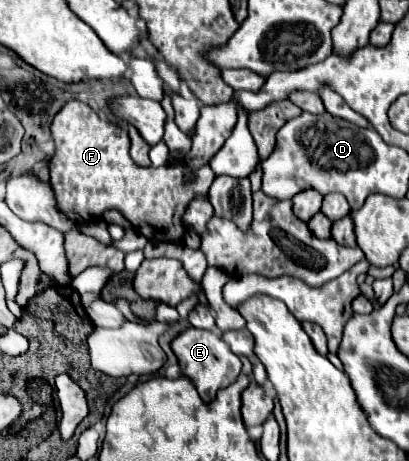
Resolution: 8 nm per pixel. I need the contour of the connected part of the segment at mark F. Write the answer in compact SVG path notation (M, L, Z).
M71 100L65 104L63 110L57 112L55 120L51 122L51 134L55 140L55 156L47 162L49 166L49 184L53 188L53 196L57 200L57 208L73 222L83 224L89 218L101 216L105 210L115 208L125 214L125 218L151 242L179 242L183 238L185 226L181 226L183 212L189 204L189 200L197 194L207 194L215 174L209 166L201 168L195 174L195 180L191 184L183 184L185 166L183 164L169 164L159 168L141 168L137 166L129 156L129 136L127 130L101 120L85 102Z

